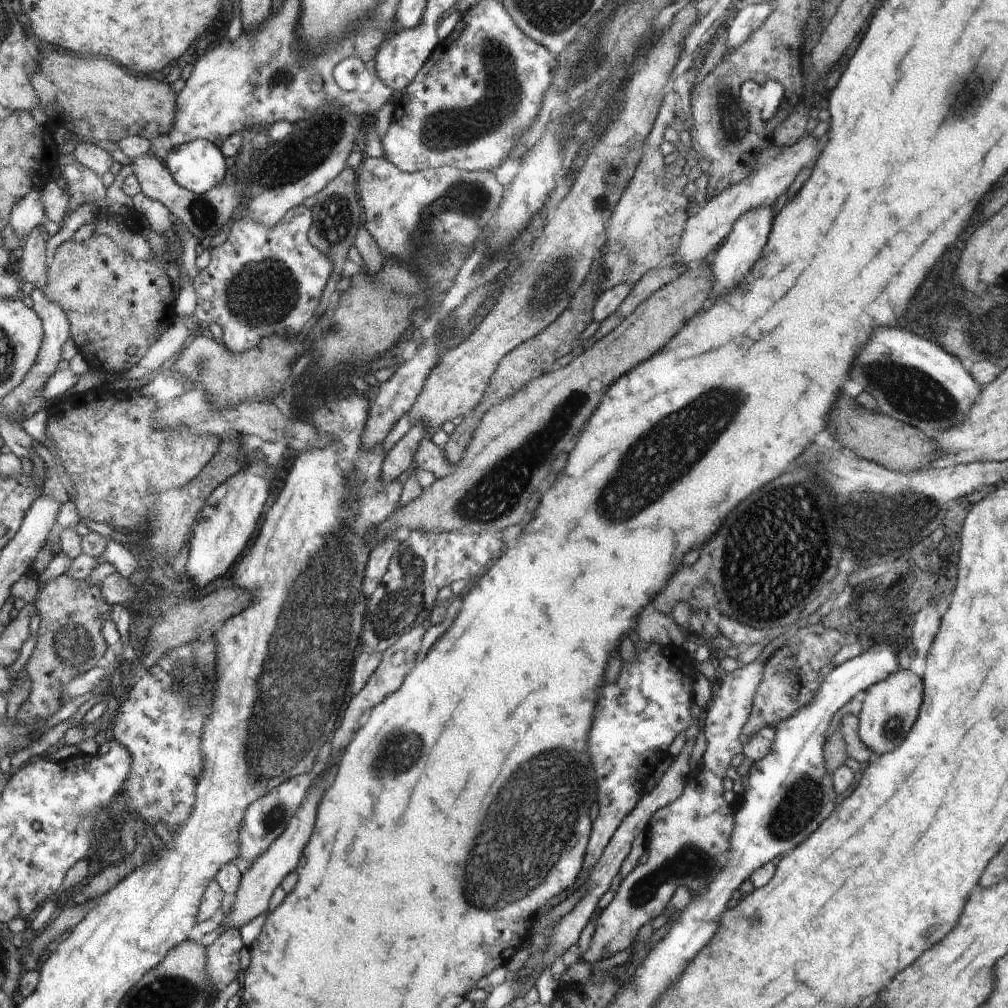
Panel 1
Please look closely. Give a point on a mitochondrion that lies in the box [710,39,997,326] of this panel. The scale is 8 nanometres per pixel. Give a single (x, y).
(969, 90)

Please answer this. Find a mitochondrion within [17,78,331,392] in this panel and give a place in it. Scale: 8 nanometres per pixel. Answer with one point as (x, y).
(263, 293)

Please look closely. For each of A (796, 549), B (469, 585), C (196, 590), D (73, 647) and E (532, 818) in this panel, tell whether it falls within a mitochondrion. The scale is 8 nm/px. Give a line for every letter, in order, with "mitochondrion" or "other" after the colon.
A: mitochondrion
B: other
C: other
D: mitochondrion
E: mitochondrion

